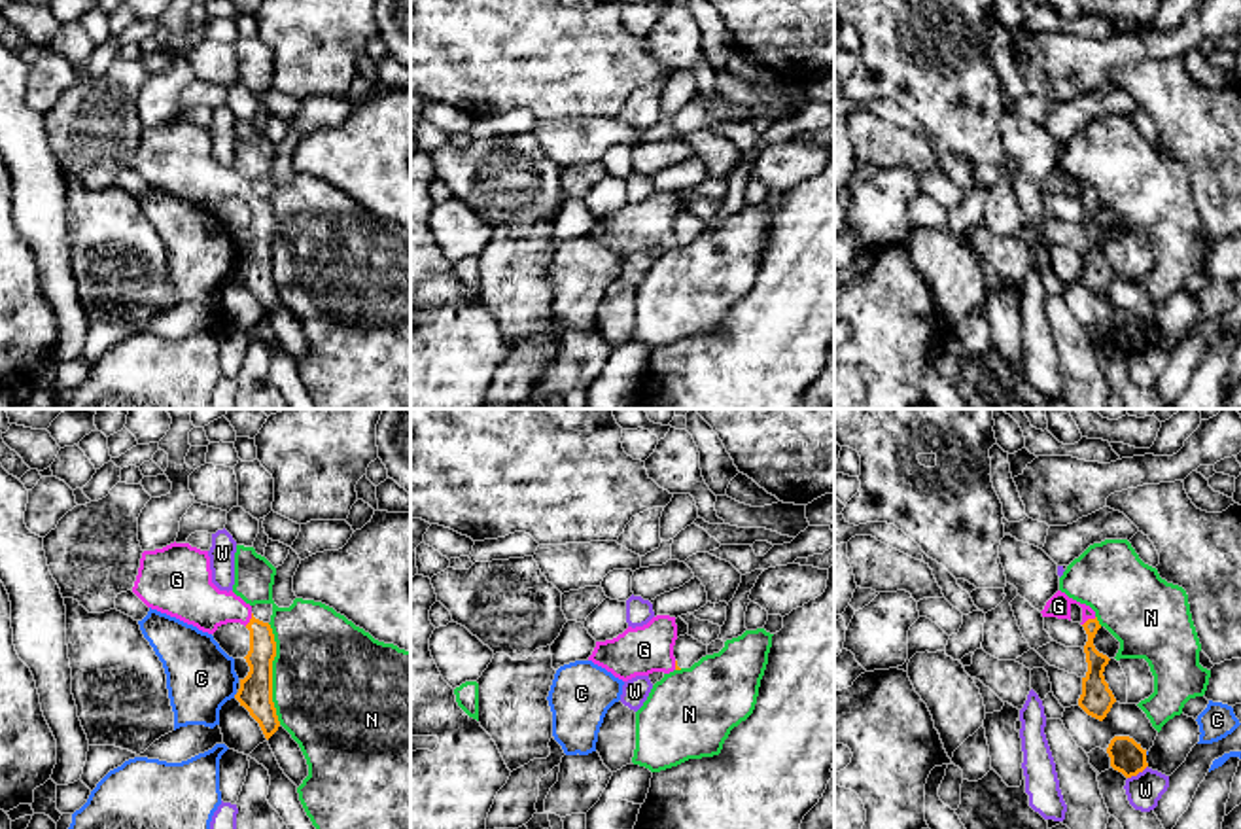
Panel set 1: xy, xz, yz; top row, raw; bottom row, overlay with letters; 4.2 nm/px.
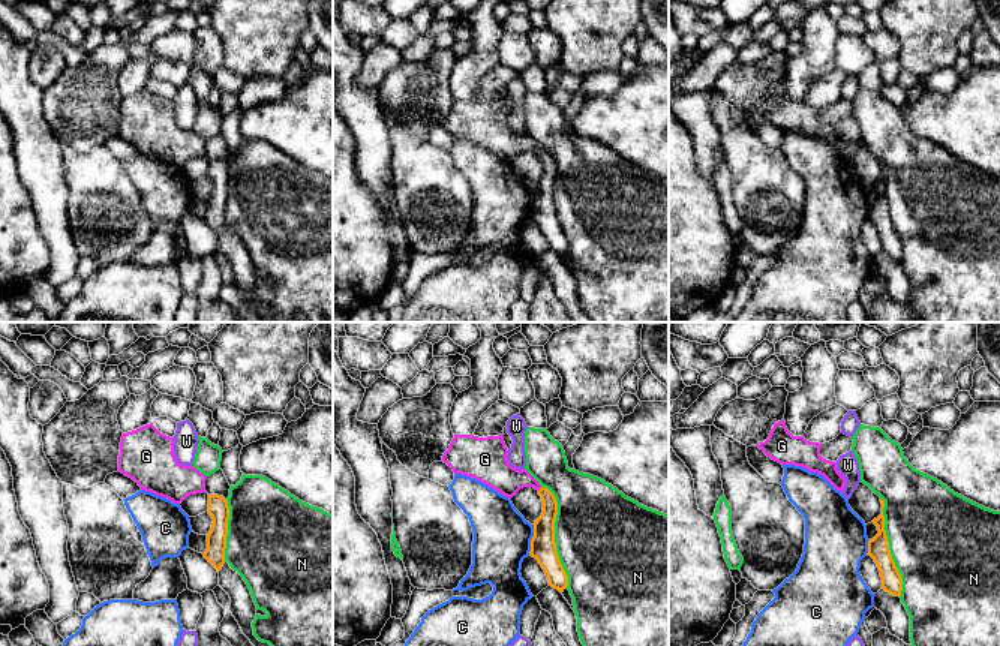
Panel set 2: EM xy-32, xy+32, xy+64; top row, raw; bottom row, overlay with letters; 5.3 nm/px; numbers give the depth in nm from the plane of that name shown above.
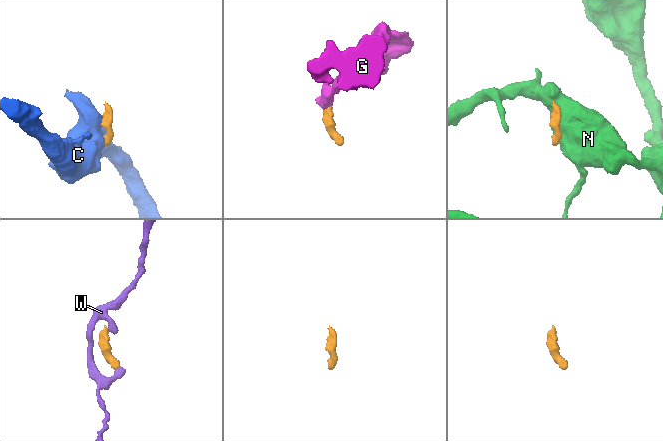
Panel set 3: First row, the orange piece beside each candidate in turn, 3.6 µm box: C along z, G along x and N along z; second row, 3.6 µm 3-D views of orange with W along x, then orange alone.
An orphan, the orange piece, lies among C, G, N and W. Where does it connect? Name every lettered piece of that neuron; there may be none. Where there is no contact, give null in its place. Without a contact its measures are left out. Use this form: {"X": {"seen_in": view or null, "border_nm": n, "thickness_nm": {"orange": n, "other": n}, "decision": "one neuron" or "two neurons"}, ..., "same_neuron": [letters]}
{"C": {"seen_in": "xy", "border_nm": 30, "thickness_nm": {"orange": 140, "other": 300}, "decision": "two neurons"}, "G": {"seen_in": "yz", "border_nm": 70, "thickness_nm": {"orange": 80, "other": 100}, "decision": "one neuron"}, "N": {"seen_in": "xy", "border_nm": 440, "thickness_nm": {"orange": 140, "other": 500}, "decision": "two neurons"}, "W": {"seen_in": "yz", "border_nm": 110, "thickness_nm": {"orange": 140, "other": 150}, "decision": "two neurons"}, "same_neuron": ["G"]}

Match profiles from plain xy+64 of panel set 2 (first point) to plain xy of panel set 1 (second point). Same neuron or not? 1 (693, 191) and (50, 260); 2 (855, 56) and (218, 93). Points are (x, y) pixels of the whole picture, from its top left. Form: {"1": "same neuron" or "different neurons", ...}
{"1": "different neurons", "2": "different neurons"}

